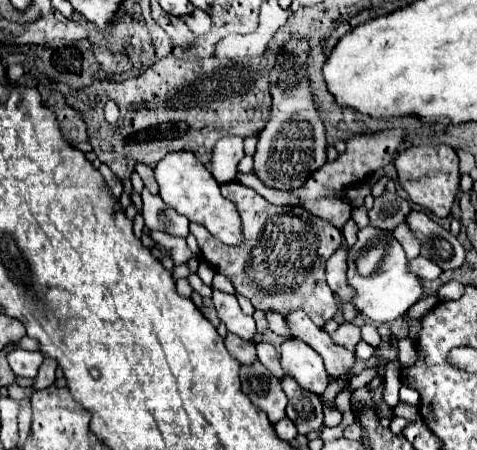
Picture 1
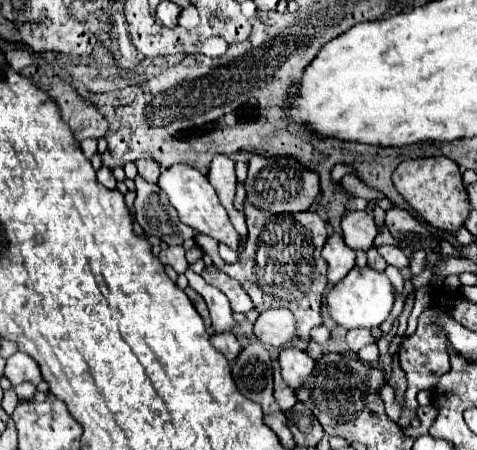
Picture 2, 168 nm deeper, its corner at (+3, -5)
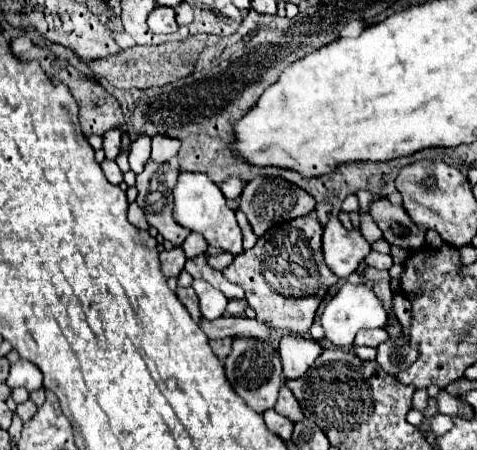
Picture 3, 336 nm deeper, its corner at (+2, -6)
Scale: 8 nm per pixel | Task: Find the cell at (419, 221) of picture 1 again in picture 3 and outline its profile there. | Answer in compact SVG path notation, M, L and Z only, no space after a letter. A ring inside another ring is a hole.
M377 199L369 209L371 217L383 231L387 243L399 245L407 251L419 251L425 243L425 229L417 227L403 207L393 205L389 199Z

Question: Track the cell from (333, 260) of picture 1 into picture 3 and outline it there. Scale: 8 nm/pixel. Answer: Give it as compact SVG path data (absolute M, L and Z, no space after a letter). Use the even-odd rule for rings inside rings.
M331 219L323 231L323 255L327 267L341 279L347 279L369 255L371 245L357 229L347 231L339 219Z

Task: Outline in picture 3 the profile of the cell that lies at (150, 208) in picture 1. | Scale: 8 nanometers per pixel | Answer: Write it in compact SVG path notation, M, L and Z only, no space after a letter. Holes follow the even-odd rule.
M147 163L143 173L137 175L137 205L143 209L147 223L151 227L155 227L167 241L171 241L173 245L181 245L185 241L185 237L191 233L189 229L181 227L179 223L175 223L173 219L173 185L177 181L177 171L171 171L167 165L157 165L157 163Z

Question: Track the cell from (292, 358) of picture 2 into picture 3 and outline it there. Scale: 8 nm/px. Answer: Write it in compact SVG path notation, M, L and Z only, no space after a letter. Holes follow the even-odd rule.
M285 335L279 343L279 355L283 363L283 375L287 379L299 379L311 363L321 355L321 345L311 339Z

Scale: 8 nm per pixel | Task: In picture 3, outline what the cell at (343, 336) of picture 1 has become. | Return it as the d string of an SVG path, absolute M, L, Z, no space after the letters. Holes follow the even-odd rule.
M363 329L355 337L355 345L377 347L379 343L385 343L387 339L391 339L391 337L389 337L389 333L385 329Z

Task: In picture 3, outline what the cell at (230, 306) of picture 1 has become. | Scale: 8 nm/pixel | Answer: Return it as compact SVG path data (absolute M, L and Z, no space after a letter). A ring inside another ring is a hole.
M195 279L193 285L191 285L199 297L199 305L201 305L201 313L205 319L213 321L213 319L219 319L223 313L225 313L225 307L227 307L227 299L225 295L215 289L211 283L203 281L203 279Z

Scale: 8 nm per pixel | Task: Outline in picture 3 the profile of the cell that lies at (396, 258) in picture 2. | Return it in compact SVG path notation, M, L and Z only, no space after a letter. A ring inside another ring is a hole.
M371 251L365 261L375 269L391 269L391 265L393 265L391 255L381 255L381 253L375 253L375 251Z

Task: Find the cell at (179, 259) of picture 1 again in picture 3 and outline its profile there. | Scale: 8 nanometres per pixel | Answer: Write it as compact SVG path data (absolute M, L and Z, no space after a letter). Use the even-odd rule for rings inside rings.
M173 247L171 251L163 251L159 255L159 259L161 259L161 269L163 269L163 273L167 277L177 277L183 271L185 261L187 261L187 257L185 257L181 247Z

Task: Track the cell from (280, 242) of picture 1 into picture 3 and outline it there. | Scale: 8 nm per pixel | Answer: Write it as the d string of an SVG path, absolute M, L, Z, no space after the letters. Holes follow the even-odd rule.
M313 215L297 217L297 219L285 221L281 225L275 225L259 237L255 247L251 247L251 249L243 251L241 255L237 255L233 259L233 263L223 269L223 275L231 283L237 283L245 289L245 299L247 299L249 307L255 309L259 319L273 323L275 329L289 331L293 335L303 337L303 335L309 333L309 329L313 325L313 319L315 319L315 311L317 311L319 303L323 301L327 289L337 283L337 275L323 261L321 235L323 235L323 227Z

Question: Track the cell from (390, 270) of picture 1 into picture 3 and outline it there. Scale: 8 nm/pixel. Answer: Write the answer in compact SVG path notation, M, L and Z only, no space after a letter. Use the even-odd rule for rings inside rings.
M365 283L361 285L347 285L347 289L339 289L337 295L327 303L321 315L321 325L325 329L325 337L333 345L351 345L353 337L361 329L377 329L387 325L387 309L381 299L373 293L373 289Z

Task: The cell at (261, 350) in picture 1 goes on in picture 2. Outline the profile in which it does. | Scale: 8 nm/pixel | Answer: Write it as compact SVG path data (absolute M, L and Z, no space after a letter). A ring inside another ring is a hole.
M274 368L274 396L276 396L276 402L278 402L280 410L284 410L284 412L290 410L290 408L298 402L294 390L284 384L284 380L282 380L278 368Z

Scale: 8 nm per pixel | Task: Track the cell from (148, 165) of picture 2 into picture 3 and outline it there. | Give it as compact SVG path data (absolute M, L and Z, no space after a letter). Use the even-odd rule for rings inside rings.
M153 137L151 139L151 161L155 163L167 163L171 157L175 157L179 151L177 139L167 137Z

